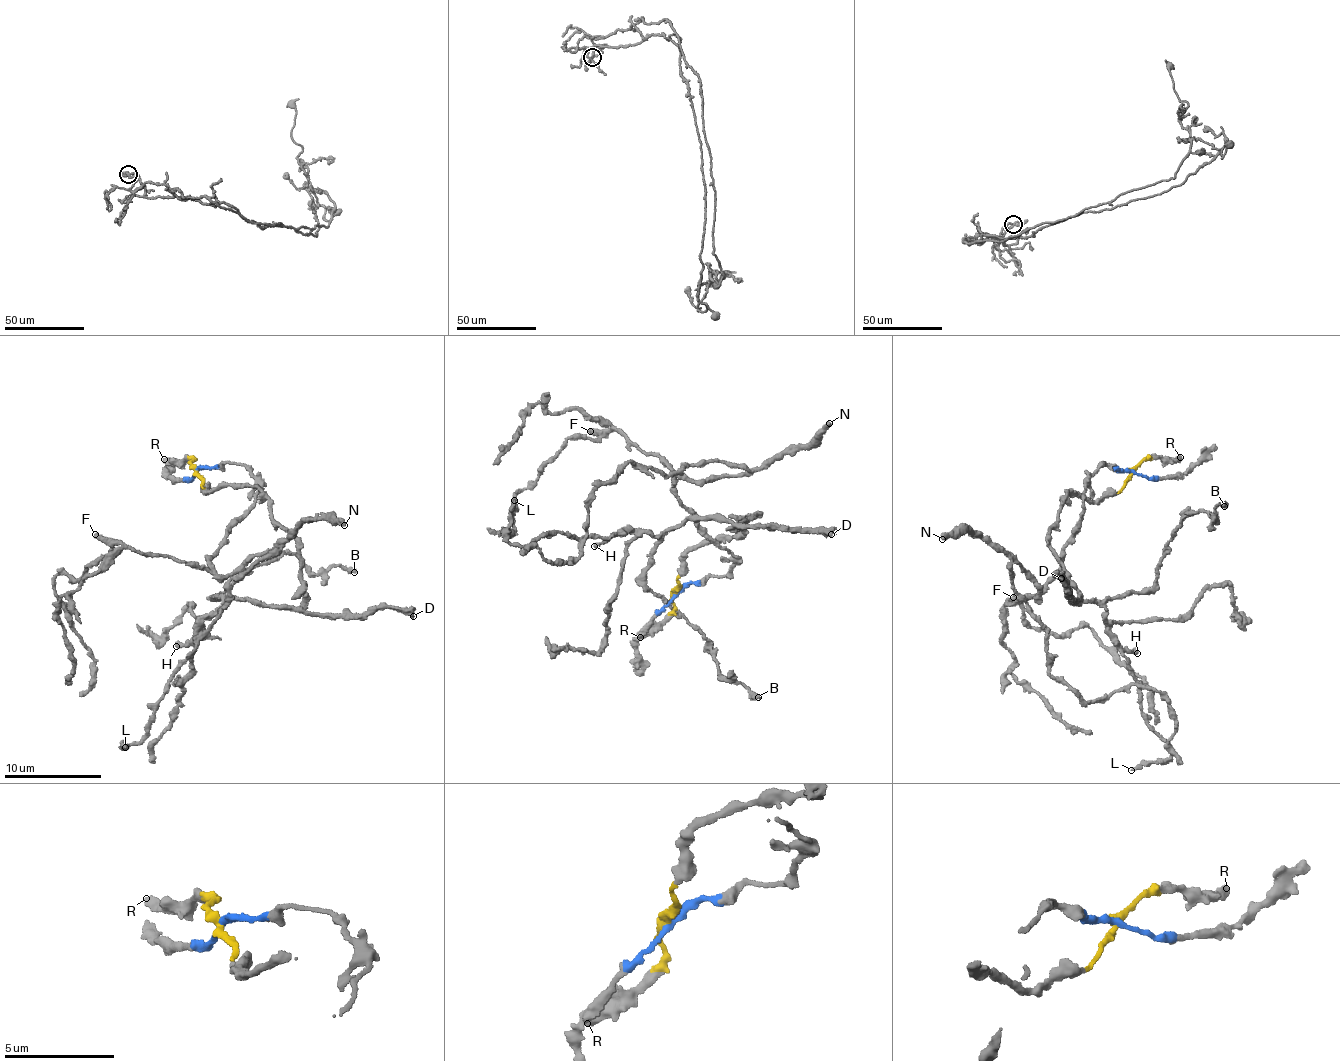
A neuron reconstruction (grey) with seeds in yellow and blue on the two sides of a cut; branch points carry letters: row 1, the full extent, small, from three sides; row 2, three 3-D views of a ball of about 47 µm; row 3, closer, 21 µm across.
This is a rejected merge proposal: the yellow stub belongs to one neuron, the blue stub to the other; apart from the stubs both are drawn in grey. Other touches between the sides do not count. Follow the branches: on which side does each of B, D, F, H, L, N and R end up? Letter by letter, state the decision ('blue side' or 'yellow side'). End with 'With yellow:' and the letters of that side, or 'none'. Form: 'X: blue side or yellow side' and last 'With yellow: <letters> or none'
B: yellow side
D: yellow side
F: blue side
H: yellow side
L: yellow side
N: blue side
R: yellow side
With yellow: B, D, H, L, R

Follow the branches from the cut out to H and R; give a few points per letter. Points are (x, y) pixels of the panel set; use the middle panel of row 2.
H: (676, 594), (690, 550), (735, 538), (758, 516), (735, 528), (688, 518), (652, 536), (622, 530), (593, 546)
R: (676, 594), (671, 611), (640, 638)

